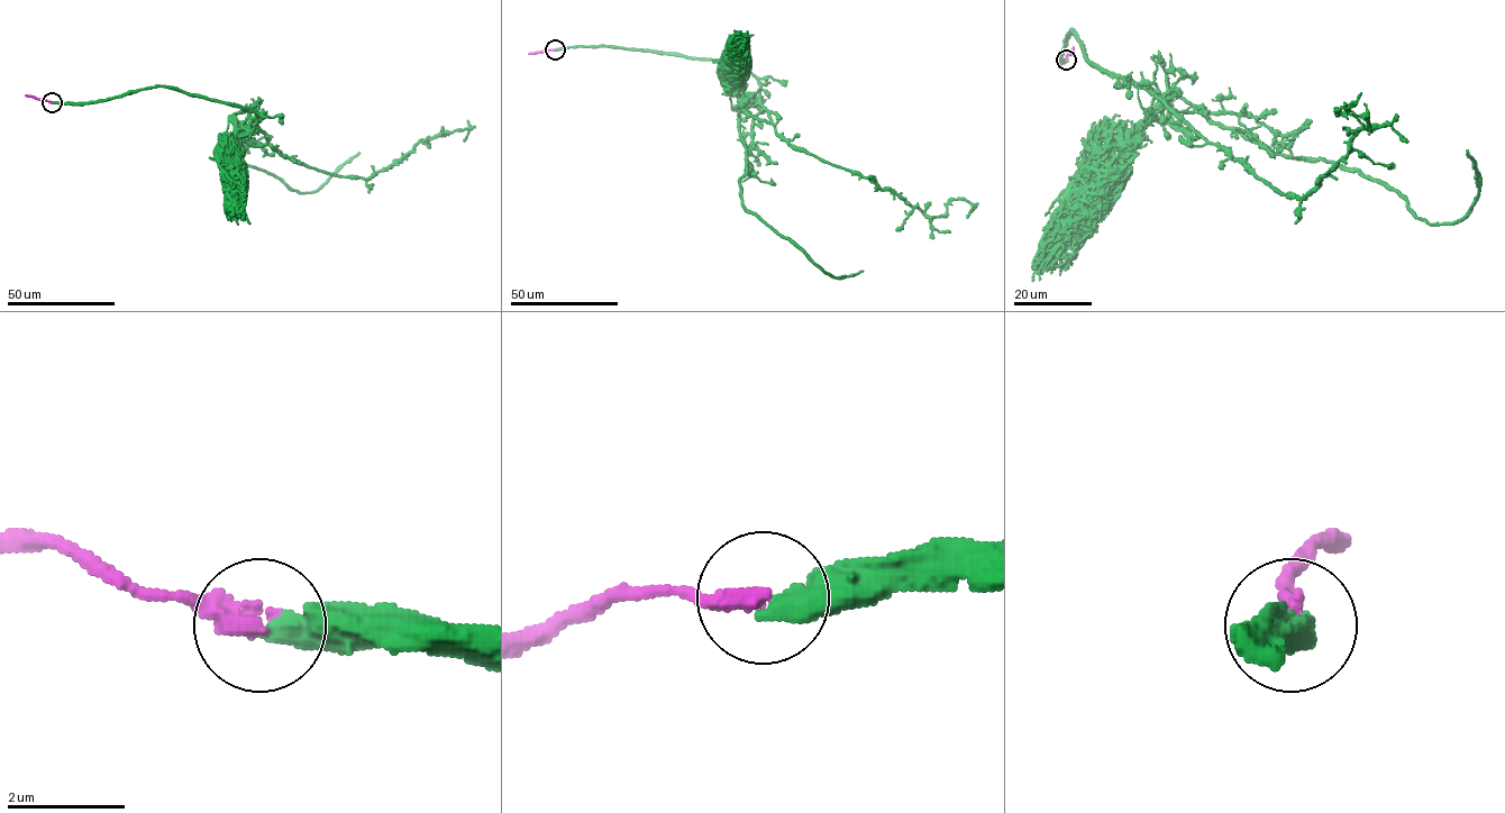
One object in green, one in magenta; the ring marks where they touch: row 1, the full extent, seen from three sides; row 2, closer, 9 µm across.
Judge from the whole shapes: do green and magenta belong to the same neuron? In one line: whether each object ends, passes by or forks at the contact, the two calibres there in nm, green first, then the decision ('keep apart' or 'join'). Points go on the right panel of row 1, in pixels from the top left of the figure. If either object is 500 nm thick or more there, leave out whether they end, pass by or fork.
green ends; magenta ends; calibres 480 and 360 nm; keep apart

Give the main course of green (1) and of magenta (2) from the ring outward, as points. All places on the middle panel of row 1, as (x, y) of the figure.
1: (555, 49), (736, 63), (757, 80), (759, 103), (792, 145), (928, 216), (965, 199), (967, 218)
2: (554, 49), (528, 54)

